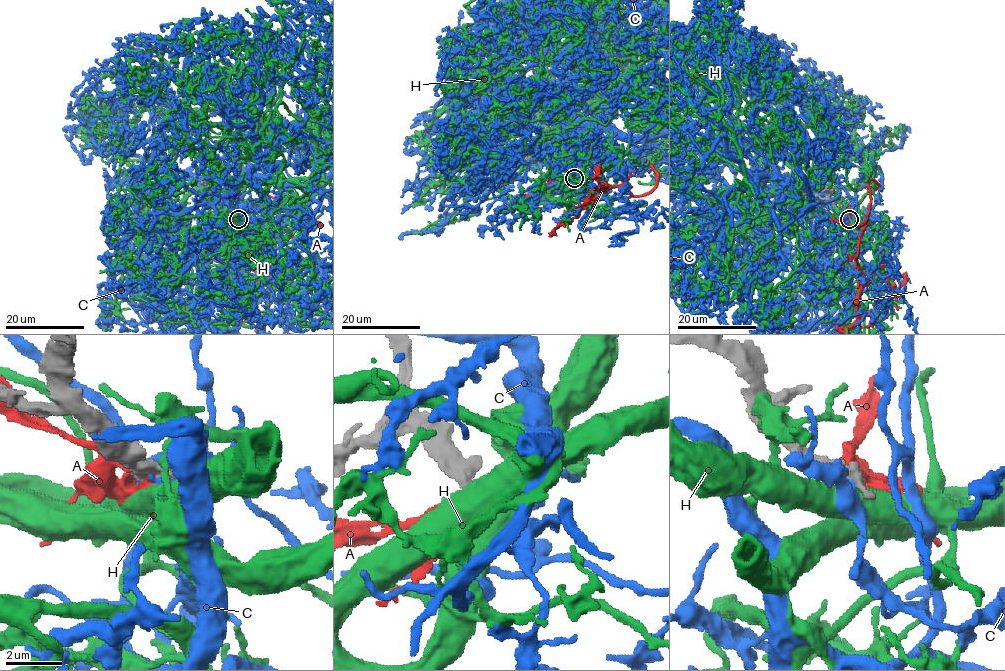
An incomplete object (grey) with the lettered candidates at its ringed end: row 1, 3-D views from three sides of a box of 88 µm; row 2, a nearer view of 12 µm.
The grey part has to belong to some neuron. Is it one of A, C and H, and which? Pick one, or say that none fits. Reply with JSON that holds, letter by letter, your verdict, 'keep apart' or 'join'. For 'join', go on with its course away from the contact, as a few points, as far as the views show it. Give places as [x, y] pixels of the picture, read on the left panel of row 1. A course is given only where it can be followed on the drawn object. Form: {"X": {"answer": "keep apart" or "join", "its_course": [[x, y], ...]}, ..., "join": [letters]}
{"A": {"answer": "keep apart"}, "C": {"answer": "keep apart"}, "H": {"answer": "keep apart"}, "join": []}

